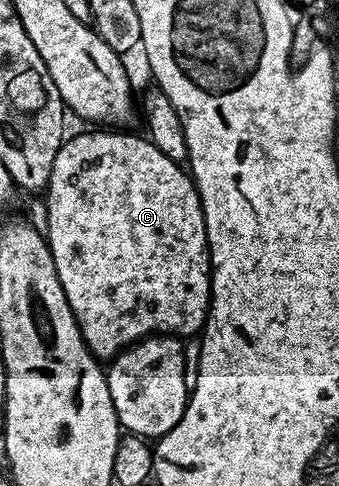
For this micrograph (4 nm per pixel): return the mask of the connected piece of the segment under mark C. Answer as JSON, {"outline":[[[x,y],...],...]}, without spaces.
{"outline":[[[93,130],[97,132],[81,132],[78,136],[70,135],[55,154],[55,162],[51,166],[51,178],[47,195],[44,197],[47,206],[47,239],[51,258],[55,262],[55,270],[59,282],[63,286],[63,294],[67,294],[67,302],[75,314],[75,322],[81,331],[81,337],[91,349],[94,356],[102,362],[112,361],[114,356],[125,351],[132,344],[138,344],[149,336],[164,334],[178,338],[193,338],[204,329],[205,319],[209,313],[209,243],[205,233],[205,215],[201,209],[201,199],[193,178],[182,165],[176,164],[163,150],[159,150],[144,135],[132,136],[125,130]]]}

